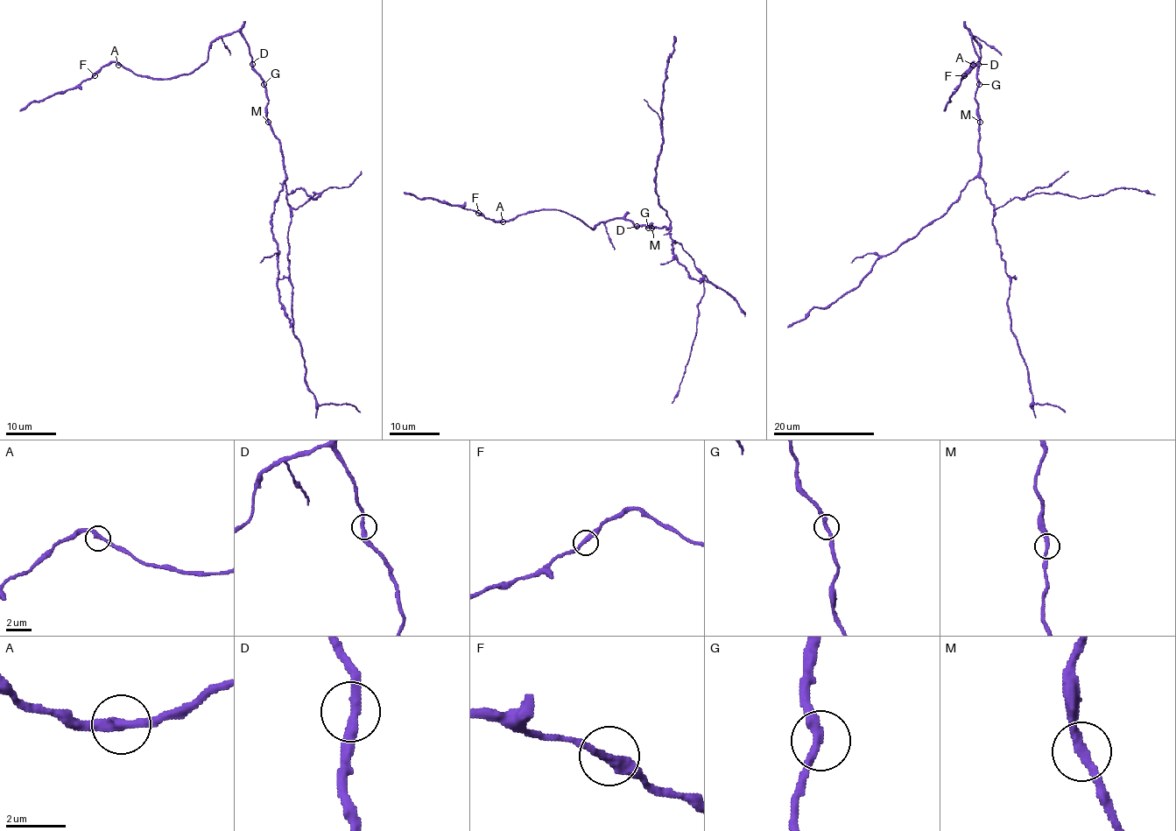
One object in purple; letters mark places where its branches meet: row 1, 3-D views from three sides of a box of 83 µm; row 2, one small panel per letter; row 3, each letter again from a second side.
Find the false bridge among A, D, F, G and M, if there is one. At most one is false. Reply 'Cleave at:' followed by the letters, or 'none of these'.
Cleave at: none of these

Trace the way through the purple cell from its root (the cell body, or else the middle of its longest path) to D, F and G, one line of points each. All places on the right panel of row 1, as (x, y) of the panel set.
D: (978, 116), (975, 99), (978, 64)
F: (978, 116), (978, 56), (969, 32), (979, 45), (981, 59), (961, 79), (973, 62), (964, 75)
G: (978, 116), (975, 94), (979, 84)

